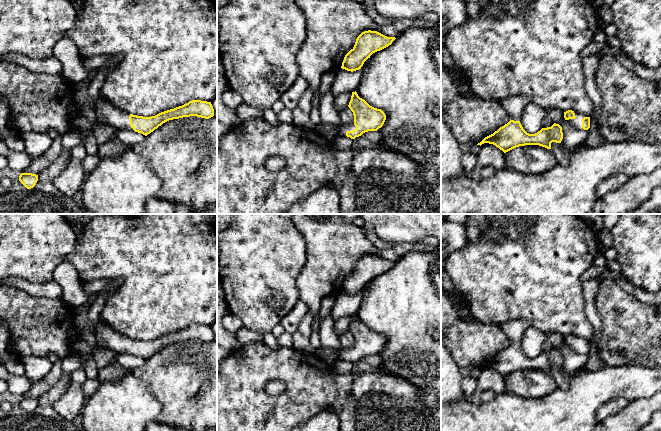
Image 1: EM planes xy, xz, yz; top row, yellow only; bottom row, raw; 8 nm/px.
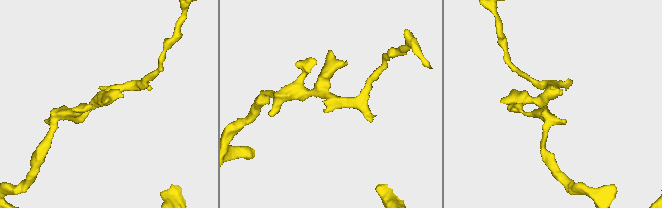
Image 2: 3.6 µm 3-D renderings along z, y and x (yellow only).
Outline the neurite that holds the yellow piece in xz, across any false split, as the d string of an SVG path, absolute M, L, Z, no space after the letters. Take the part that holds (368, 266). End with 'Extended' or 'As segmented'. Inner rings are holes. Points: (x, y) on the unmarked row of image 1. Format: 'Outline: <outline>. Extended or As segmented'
Outline: M377 255L362 256L357 261L354 271L345 279L341 292L351 296L361 293L373 277L388 271L395 263Z. As segmented

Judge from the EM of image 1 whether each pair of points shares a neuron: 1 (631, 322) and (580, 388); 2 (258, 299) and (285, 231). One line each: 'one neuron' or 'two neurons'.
1: two neurons
2: one neuron

